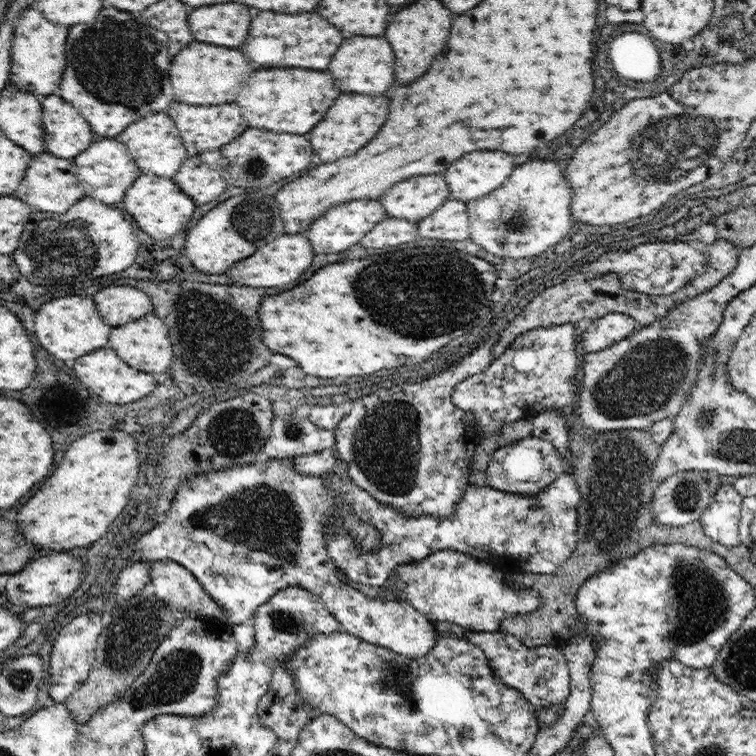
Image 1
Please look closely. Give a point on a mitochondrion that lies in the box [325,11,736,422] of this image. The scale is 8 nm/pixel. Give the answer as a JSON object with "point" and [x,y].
{"point":[672,151]}

